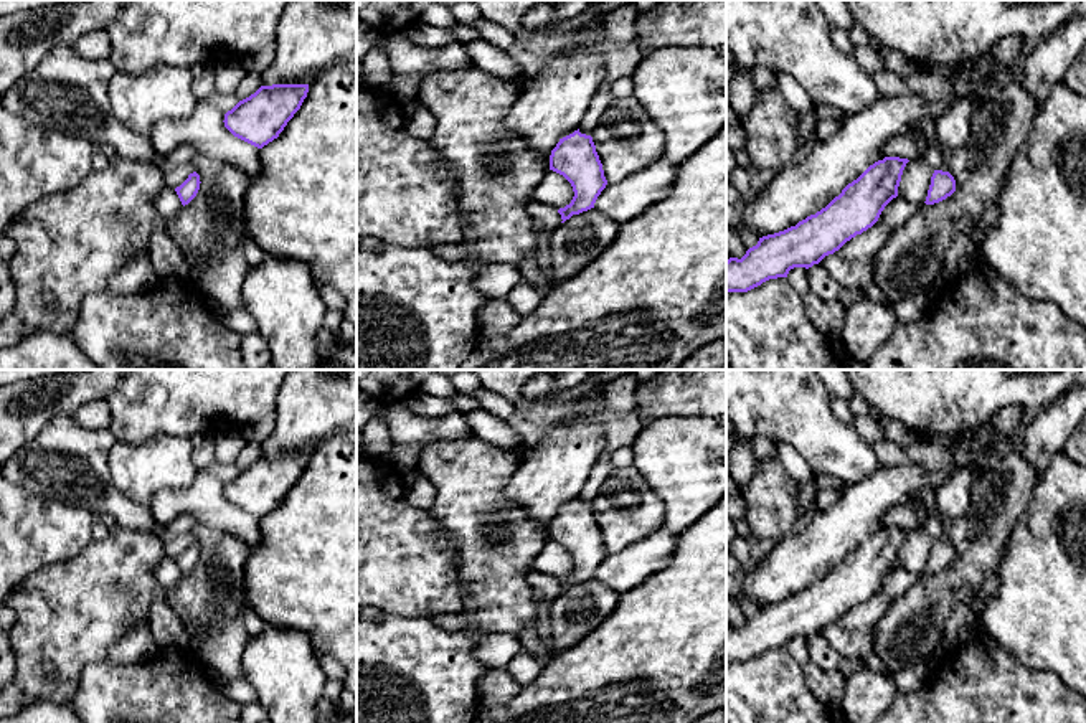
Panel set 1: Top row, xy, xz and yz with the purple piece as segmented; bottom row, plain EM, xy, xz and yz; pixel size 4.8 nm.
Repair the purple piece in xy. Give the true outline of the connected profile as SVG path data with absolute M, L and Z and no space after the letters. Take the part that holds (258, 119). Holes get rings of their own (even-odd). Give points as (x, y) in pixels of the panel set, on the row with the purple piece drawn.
M309 84L261 86L224 114L224 127L234 137L262 149L279 137L307 92Z

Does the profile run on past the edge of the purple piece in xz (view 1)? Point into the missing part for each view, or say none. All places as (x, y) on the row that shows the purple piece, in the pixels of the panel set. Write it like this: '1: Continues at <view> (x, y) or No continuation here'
1: No continuation here

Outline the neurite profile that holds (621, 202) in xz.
M662 157L654 165L627 177L619 183L607 183L594 203L594 210L624 224L650 205L670 193L678 165Z

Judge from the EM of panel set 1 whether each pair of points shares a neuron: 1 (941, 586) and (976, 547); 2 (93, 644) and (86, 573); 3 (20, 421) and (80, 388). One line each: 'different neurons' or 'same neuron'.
1: same neuron
2: same neuron
3: same neuron

